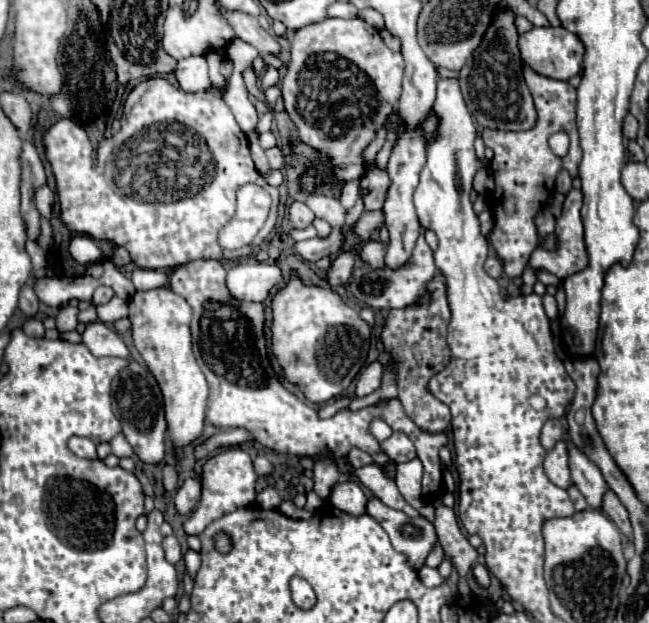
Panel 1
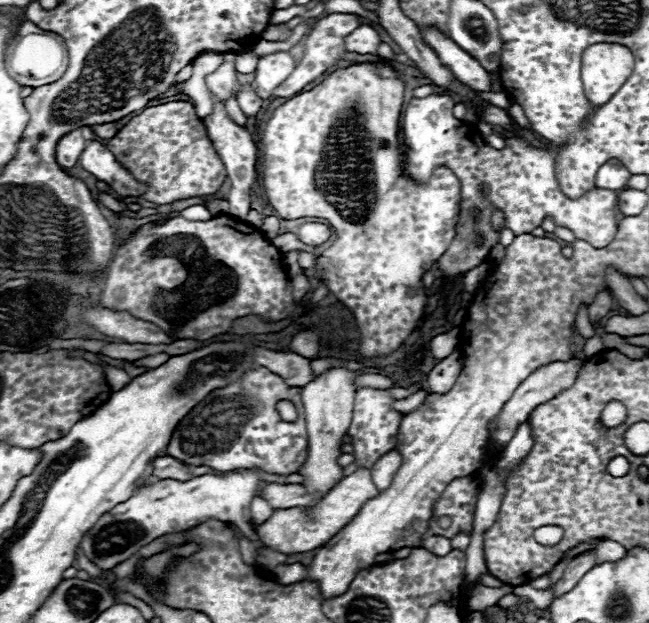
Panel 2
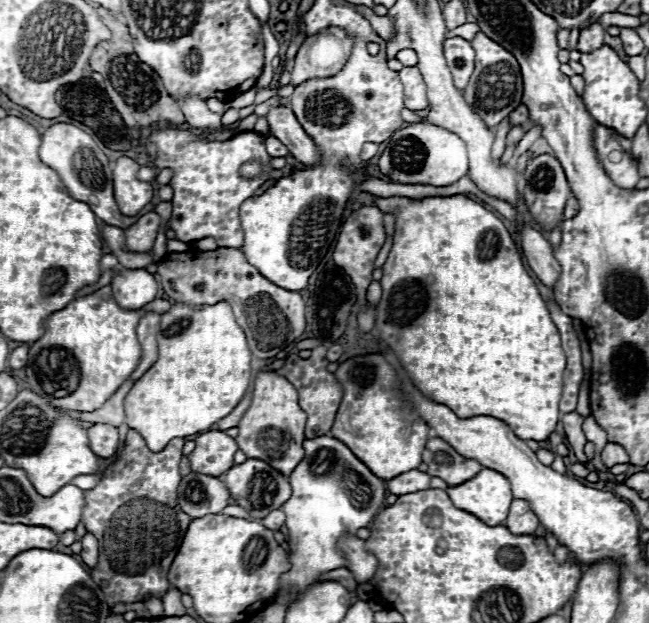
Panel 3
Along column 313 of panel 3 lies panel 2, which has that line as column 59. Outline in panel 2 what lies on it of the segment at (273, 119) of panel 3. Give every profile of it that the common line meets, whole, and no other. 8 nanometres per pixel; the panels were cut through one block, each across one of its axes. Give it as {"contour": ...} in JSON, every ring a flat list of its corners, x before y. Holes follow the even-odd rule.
{"contour":[[80,128,64,134,56,144,56,162,64,168,72,168,78,162,78,156,82,154,84,146,86,146,86,140,82,138]]}

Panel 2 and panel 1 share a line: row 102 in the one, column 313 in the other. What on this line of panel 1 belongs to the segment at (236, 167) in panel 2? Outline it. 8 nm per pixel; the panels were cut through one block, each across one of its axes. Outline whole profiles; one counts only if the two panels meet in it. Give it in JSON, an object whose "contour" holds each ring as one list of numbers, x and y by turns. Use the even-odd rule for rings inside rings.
{"contour":[[294,202,290,206,290,224,296,230,302,230,314,222,314,212,304,202]]}

